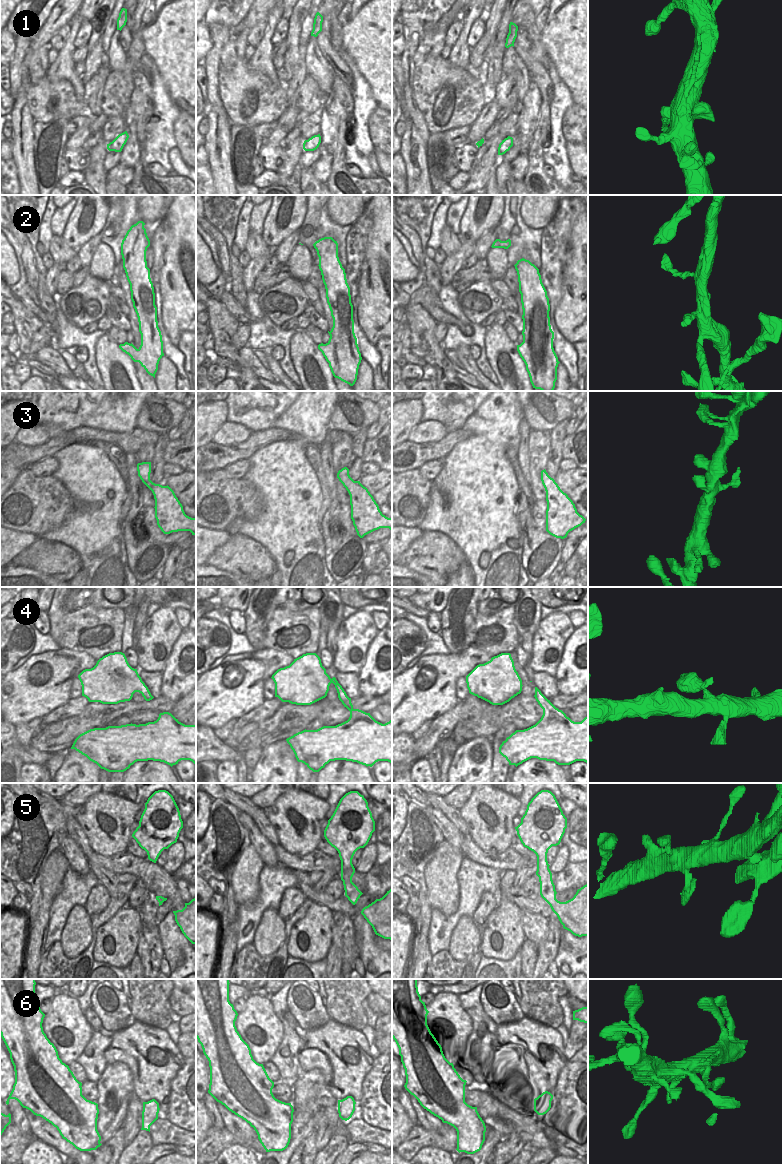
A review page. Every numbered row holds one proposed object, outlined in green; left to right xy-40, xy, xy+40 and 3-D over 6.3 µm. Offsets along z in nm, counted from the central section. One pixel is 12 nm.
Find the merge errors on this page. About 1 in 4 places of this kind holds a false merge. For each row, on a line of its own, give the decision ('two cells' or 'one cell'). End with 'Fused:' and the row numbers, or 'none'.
1: one cell
2: one cell
3: one cell
4: one cell
5: one cell
6: one cell
Fused: none

